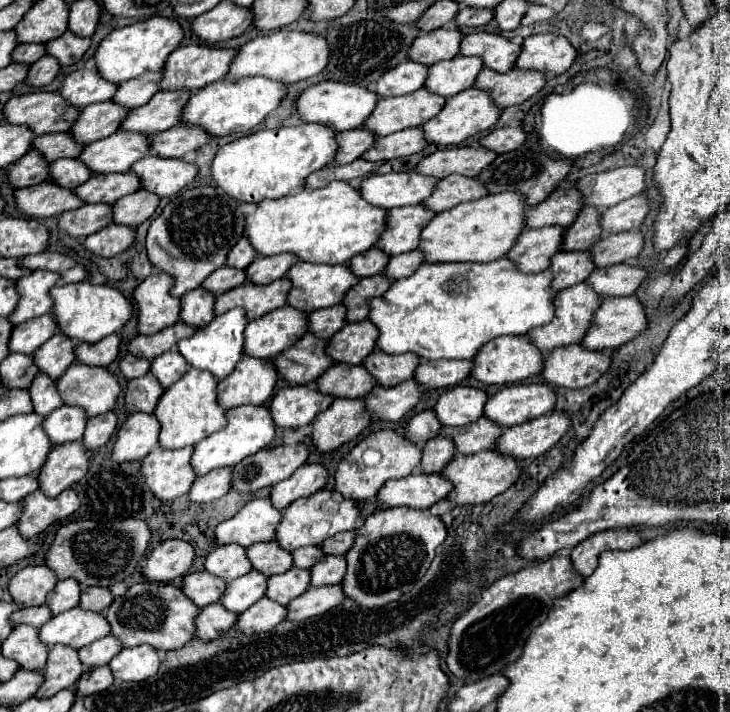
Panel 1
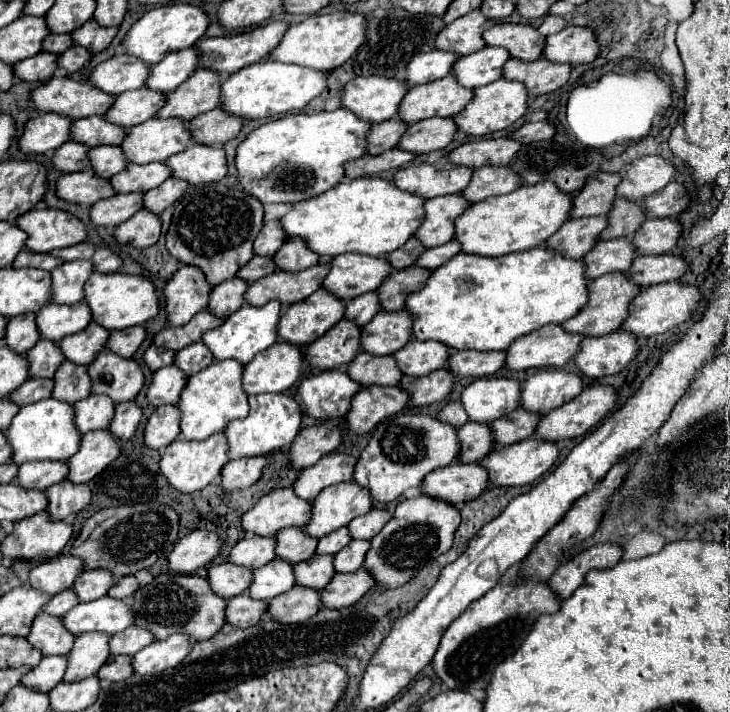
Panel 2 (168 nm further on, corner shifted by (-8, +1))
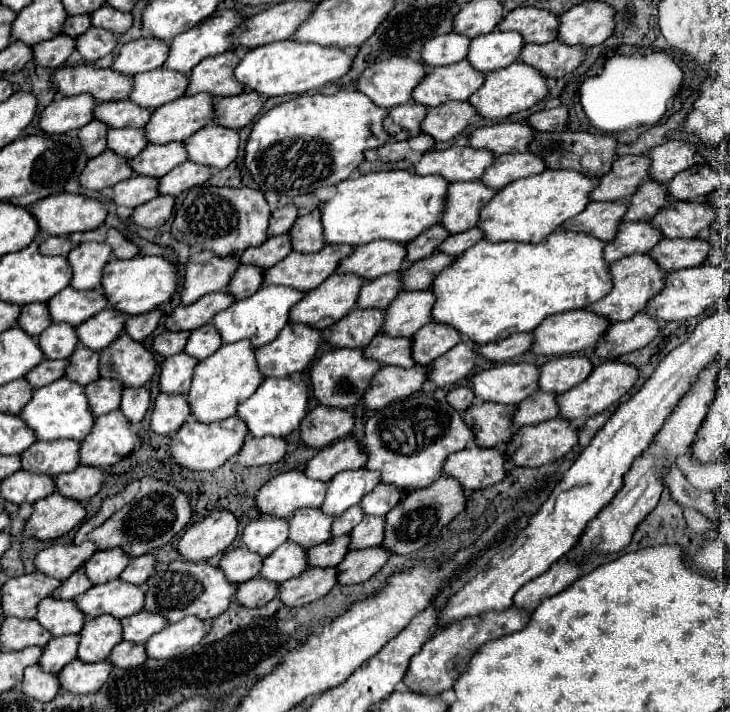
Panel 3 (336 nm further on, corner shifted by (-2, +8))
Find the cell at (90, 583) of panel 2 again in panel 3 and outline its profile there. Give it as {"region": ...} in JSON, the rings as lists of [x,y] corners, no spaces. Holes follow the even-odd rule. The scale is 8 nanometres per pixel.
{"region":[[[104,550],[104,552],[96,552],[86,564],[84,564],[84,574],[88,576],[88,580],[98,586],[110,580],[116,580],[122,570],[128,564],[128,556],[122,554],[122,550]]]}

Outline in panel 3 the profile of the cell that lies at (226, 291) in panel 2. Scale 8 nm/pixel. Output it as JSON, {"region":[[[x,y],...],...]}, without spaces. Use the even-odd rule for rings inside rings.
{"region":[[[238,266],[238,270],[234,272],[234,276],[230,278],[226,292],[230,296],[234,296],[234,300],[242,300],[252,296],[258,288],[260,288],[260,278],[262,272],[256,270],[256,266]]]}

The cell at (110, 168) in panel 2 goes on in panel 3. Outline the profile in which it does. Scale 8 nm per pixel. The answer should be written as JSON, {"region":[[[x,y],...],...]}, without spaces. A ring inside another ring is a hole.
{"region":[[[120,128],[120,130],[108,130],[106,148],[110,148],[114,154],[122,158],[134,158],[140,154],[140,150],[146,146],[146,138],[142,128]]]}

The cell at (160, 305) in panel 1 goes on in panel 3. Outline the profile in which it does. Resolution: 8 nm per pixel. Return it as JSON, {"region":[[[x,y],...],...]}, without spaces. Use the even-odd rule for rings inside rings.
{"region":[[[208,250],[194,252],[188,258],[188,264],[184,270],[180,304],[188,306],[198,298],[202,298],[204,294],[220,292],[222,288],[226,288],[236,268],[238,268],[238,256],[220,258]]]}

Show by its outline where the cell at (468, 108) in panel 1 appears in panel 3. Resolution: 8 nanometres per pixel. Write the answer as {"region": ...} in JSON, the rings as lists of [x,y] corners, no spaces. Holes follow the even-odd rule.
{"region":[[[514,62],[514,64],[506,66],[506,68],[496,70],[496,72],[488,72],[482,88],[478,92],[474,92],[468,102],[474,106],[474,110],[480,116],[490,118],[490,120],[500,120],[500,118],[506,118],[506,116],[510,116],[514,112],[532,108],[546,94],[548,94],[548,86],[546,86],[544,76],[540,76],[538,70],[534,70],[534,68],[530,68],[530,66],[522,64],[522,62]]]}

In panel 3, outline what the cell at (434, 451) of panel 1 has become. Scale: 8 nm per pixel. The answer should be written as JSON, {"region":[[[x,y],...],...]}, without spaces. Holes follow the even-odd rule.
{"region":[[[472,404],[464,412],[464,422],[472,428],[474,440],[480,448],[504,448],[504,442],[512,436],[514,406],[504,404]]]}

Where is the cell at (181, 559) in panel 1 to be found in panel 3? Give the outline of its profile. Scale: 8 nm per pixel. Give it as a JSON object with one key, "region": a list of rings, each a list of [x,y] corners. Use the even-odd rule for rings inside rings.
{"region":[[[216,510],[200,522],[194,522],[178,538],[176,550],[184,560],[202,562],[224,552],[238,534],[238,520],[226,510]]]}

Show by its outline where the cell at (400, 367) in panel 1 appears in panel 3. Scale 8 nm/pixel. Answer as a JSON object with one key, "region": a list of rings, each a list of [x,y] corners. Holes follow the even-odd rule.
{"region":[[[430,322],[412,336],[412,358],[416,364],[426,366],[438,356],[446,354],[458,342],[460,334],[456,334],[456,330],[452,330],[450,326],[438,326],[436,322]]]}

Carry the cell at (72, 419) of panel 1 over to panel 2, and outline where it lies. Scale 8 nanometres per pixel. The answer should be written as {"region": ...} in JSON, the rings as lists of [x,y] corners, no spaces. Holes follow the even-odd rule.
{"region":[[[90,395],[76,405],[76,425],[82,433],[96,431],[96,429],[108,429],[110,421],[114,417],[114,401],[104,395]]]}

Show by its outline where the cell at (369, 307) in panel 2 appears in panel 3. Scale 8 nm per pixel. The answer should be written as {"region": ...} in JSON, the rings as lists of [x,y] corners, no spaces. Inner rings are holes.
{"region":[[[392,272],[392,274],[386,274],[376,280],[366,282],[360,290],[356,306],[384,310],[400,292],[400,290],[396,290],[396,278],[400,278],[400,272]]]}

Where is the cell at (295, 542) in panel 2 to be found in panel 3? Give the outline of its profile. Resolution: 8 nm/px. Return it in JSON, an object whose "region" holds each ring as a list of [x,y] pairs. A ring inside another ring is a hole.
{"region":[[[300,508],[288,518],[288,530],[290,530],[288,540],[308,550],[330,538],[330,524],[332,518],[324,516],[318,508],[316,510]]]}

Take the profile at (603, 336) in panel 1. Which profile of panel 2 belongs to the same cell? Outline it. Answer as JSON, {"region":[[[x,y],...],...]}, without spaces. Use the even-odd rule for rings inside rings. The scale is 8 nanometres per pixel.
{"region":[[[680,281],[644,287],[640,291],[640,295],[630,303],[630,315],[624,321],[622,329],[630,331],[638,337],[652,337],[652,335],[666,333],[666,331],[678,327],[680,323],[690,321],[694,311],[698,309],[700,299],[702,299],[702,293],[696,285],[686,285],[686,283],[680,283]]]}

